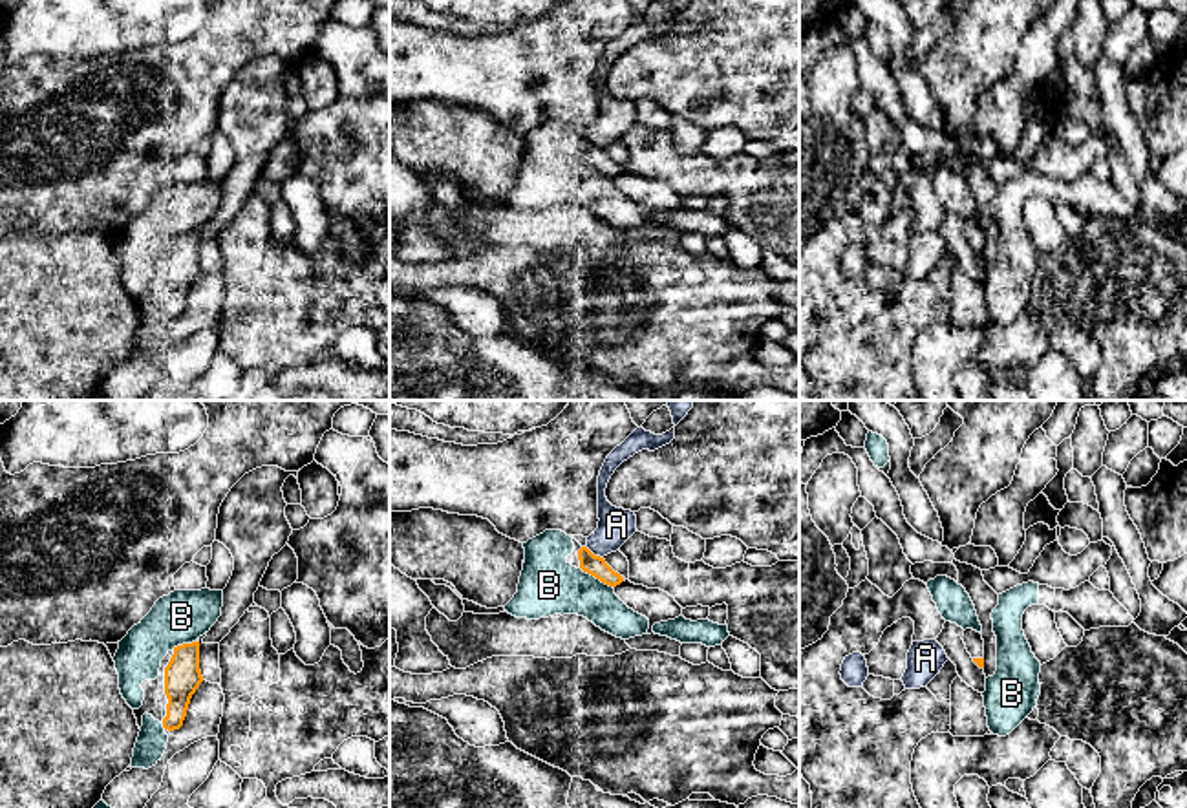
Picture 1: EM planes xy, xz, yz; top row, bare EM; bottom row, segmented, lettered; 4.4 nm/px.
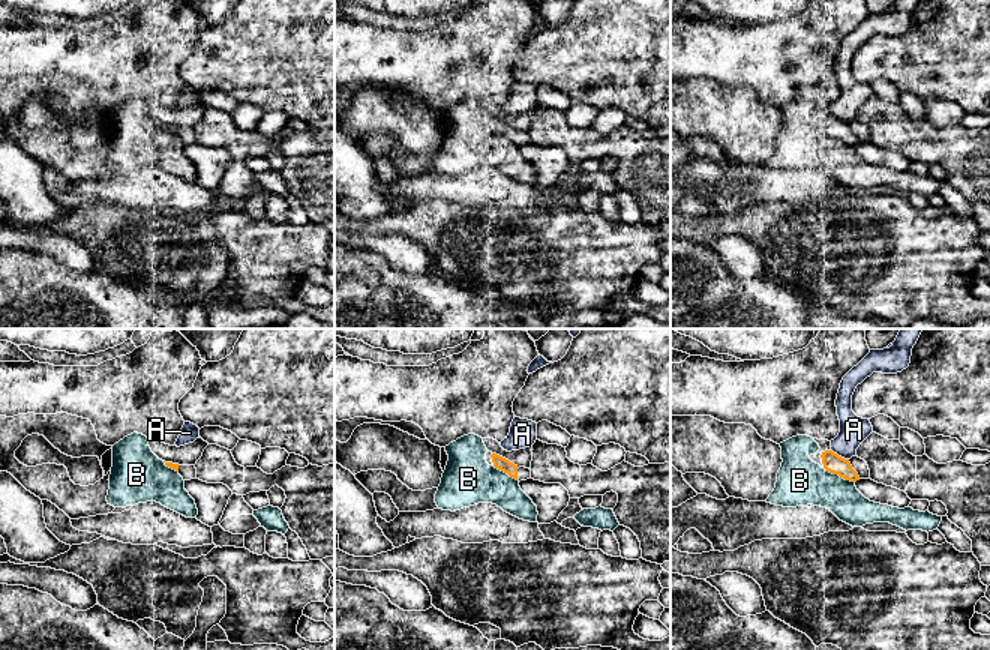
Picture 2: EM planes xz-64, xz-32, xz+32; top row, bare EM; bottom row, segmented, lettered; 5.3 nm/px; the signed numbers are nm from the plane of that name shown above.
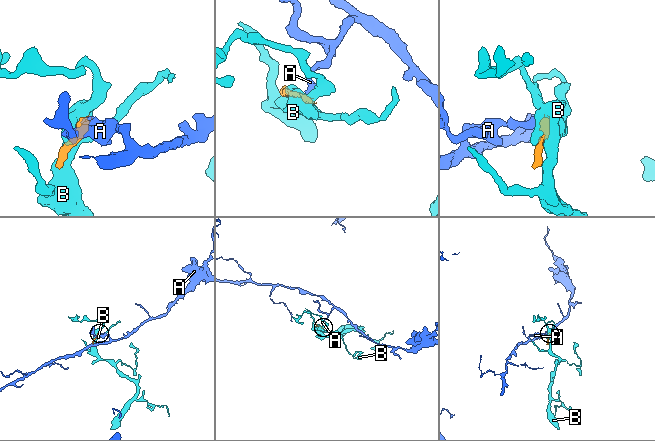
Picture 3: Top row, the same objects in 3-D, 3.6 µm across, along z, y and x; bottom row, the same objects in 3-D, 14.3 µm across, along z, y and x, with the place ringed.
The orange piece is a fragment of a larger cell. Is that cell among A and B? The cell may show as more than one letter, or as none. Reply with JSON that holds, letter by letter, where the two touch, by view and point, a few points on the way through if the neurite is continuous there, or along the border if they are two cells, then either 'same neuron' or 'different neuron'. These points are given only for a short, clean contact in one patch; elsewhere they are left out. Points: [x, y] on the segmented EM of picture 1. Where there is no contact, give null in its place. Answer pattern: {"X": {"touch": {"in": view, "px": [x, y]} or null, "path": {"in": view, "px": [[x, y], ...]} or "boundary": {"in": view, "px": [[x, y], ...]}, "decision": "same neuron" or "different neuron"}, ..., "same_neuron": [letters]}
{"A": {"touch": {"in": "xz", "px": [593, 554]}, "decision": "different neuron"}, "B": {"touch": {"in": "xz", "px": [597, 578]}, "decision": "different neuron"}, "same_neuron": []}

